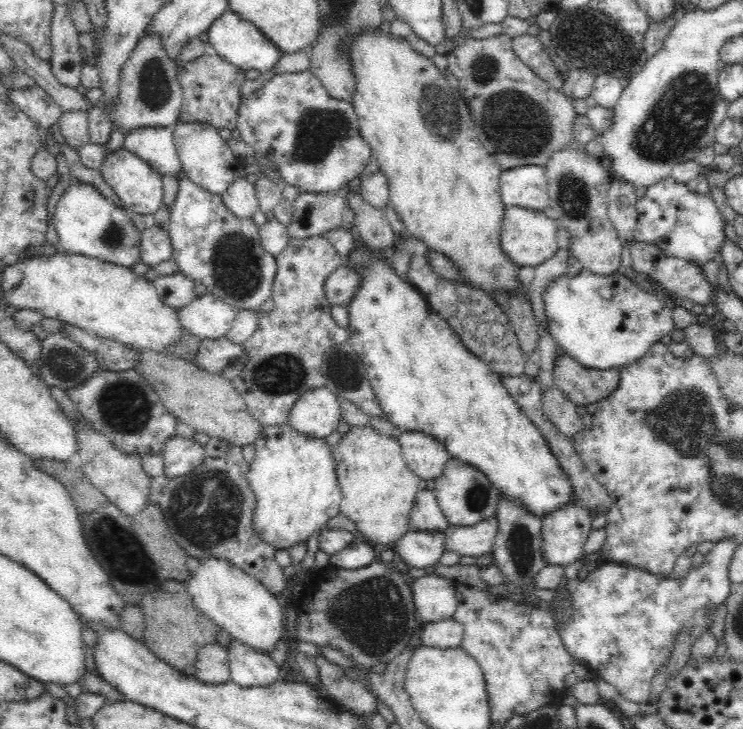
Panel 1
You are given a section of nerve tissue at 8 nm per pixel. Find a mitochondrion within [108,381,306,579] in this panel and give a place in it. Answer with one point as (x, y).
(205, 509)

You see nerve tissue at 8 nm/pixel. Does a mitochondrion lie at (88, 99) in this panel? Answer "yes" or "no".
no

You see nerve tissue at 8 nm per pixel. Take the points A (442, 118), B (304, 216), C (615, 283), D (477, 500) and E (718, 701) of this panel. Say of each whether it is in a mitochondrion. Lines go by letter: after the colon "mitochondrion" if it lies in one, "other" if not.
A: mitochondrion
B: mitochondrion
C: other
D: mitochondrion
E: other

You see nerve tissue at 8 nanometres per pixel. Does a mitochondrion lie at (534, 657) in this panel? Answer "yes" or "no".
no

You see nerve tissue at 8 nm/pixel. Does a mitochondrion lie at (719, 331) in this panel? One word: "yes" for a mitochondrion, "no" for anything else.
no

